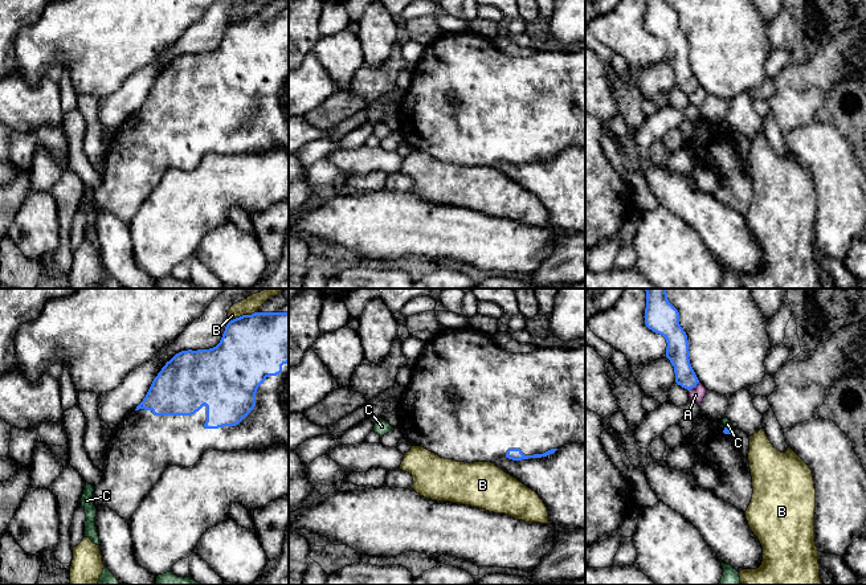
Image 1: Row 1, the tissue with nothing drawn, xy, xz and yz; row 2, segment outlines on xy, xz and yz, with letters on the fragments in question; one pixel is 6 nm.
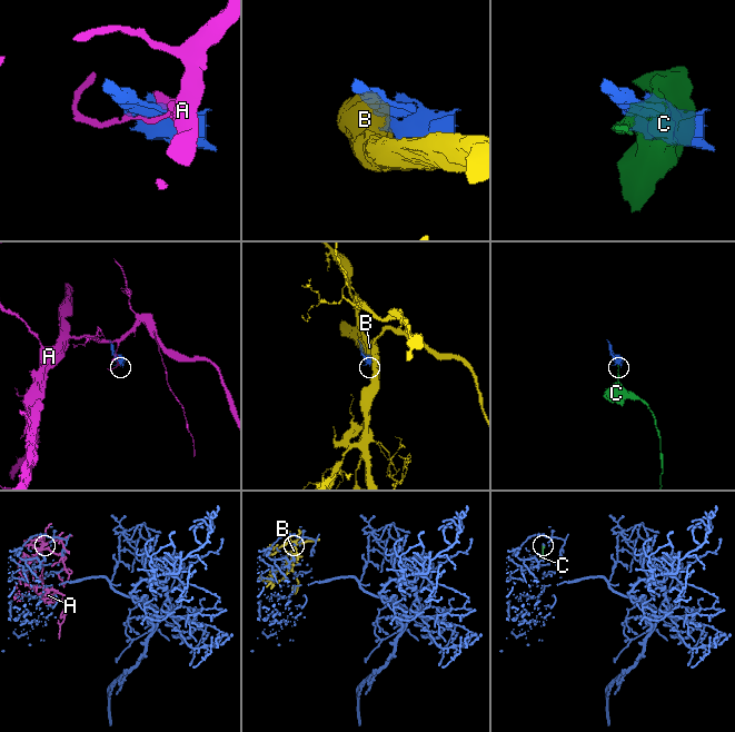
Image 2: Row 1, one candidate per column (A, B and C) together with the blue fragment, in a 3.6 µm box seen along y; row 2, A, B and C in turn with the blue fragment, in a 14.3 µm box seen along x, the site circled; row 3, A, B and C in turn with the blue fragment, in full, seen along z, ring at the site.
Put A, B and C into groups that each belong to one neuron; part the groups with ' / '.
A / B / C

